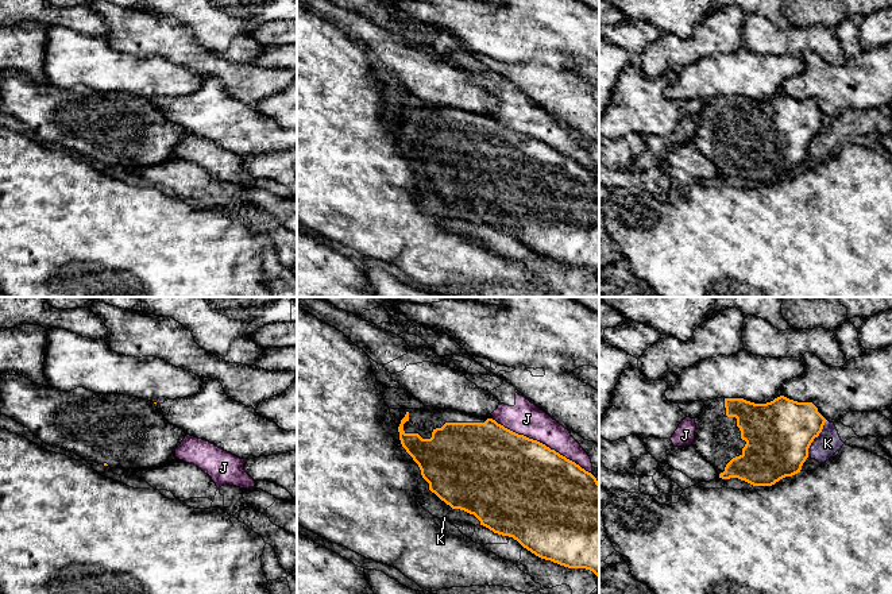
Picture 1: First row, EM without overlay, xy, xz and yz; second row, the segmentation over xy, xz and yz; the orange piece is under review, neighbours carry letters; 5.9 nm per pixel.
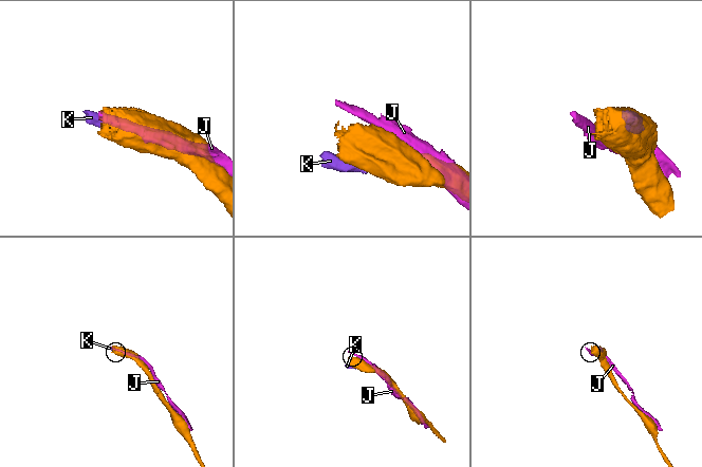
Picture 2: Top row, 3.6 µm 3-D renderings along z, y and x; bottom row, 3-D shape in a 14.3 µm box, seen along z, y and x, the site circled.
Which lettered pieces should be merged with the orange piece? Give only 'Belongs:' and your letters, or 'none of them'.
Belongs: none of them

